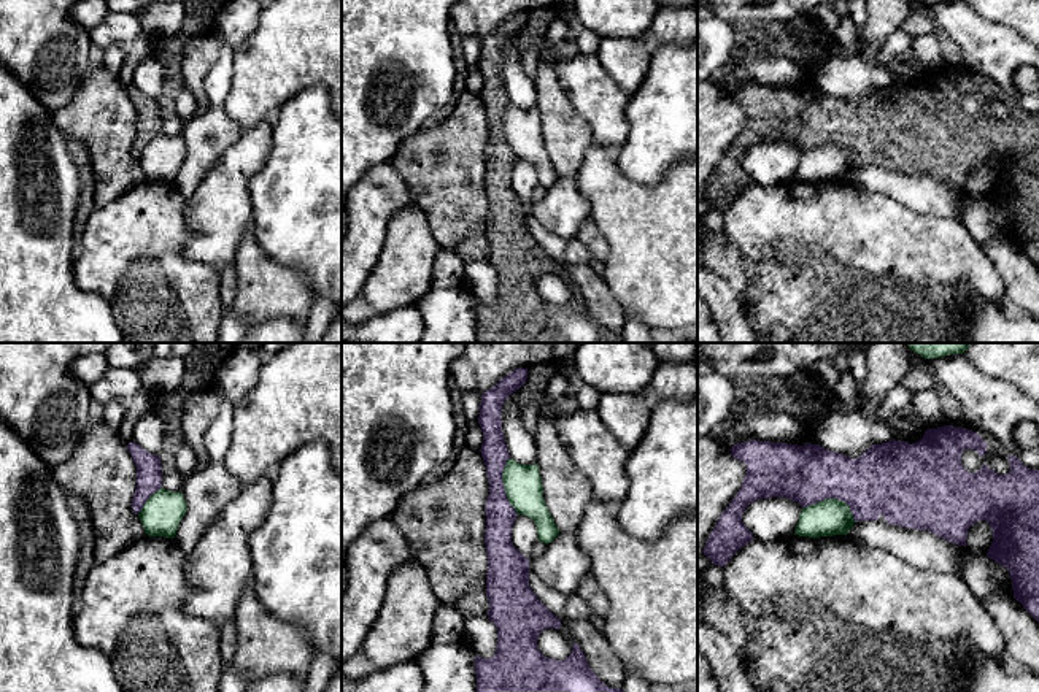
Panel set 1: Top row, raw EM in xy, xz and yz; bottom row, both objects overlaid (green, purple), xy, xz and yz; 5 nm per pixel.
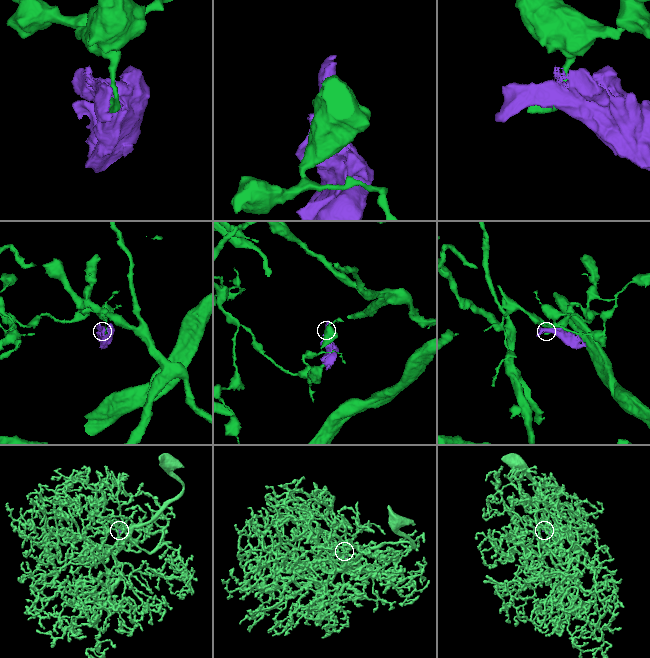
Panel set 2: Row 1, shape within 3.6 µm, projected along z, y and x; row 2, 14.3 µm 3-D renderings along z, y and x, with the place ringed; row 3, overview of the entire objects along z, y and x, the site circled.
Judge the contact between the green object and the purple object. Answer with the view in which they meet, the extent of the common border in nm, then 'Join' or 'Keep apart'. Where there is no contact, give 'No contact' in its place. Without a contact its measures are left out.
Touches green in yz. Shared border 280 nm. Keep apart

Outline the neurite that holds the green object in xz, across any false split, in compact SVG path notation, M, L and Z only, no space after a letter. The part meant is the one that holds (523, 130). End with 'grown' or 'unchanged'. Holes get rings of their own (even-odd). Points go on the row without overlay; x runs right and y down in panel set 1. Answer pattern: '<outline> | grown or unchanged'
M508 103L502 117L502 125L507 143L515 156L535 167L539 186L545 189L551 187L559 179L559 173L545 149L537 108L521 110Z | unchanged

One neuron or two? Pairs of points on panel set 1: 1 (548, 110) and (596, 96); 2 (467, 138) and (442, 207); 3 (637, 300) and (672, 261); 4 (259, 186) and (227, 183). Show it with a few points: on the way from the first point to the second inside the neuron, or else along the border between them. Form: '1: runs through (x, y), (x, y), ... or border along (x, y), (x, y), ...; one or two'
1: border along (556, 69), (561, 89), (588, 126), (591, 135); two
2: runs through (450, 156), (447, 161), (447, 189); one
3: runs through (647, 291), (668, 270); one
4: border along (270, 153), (266, 164), (250, 181), (253, 221); two

